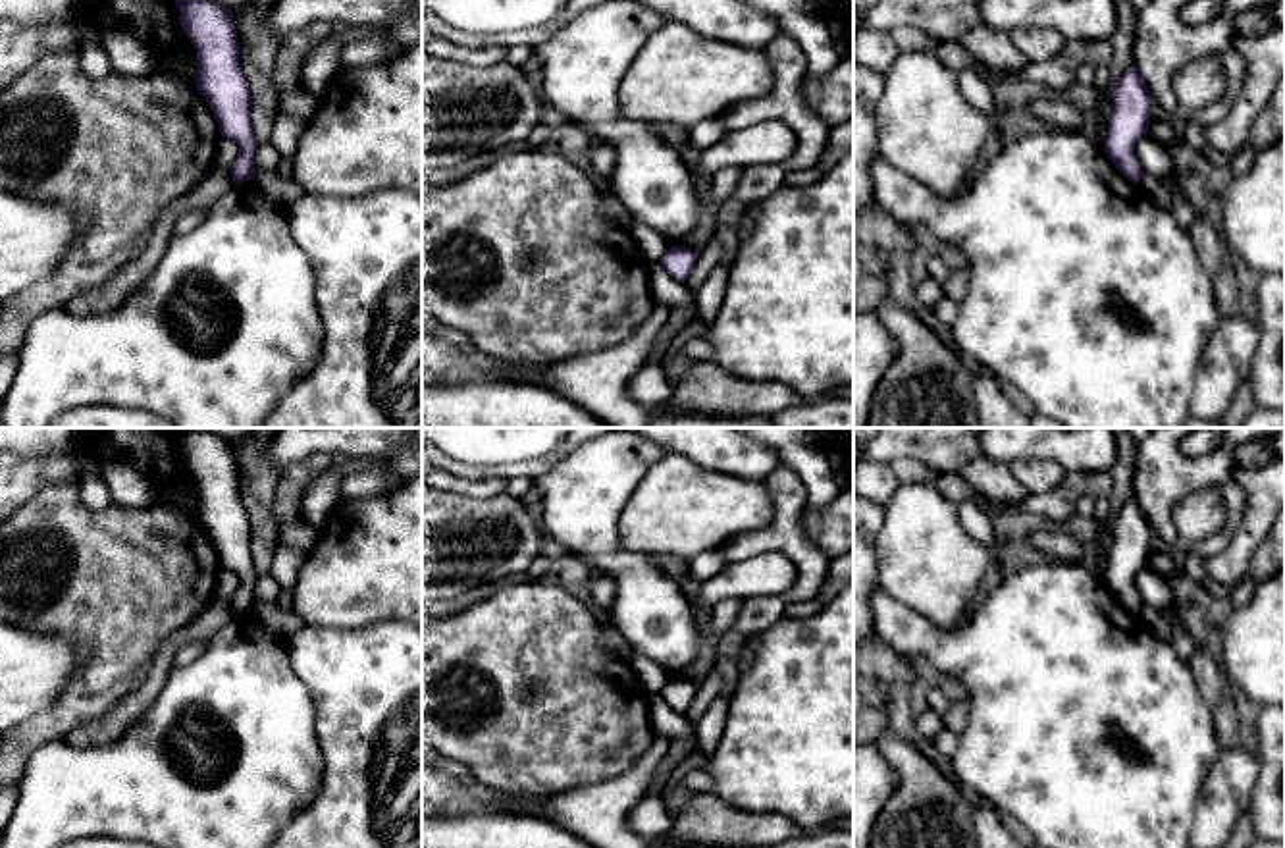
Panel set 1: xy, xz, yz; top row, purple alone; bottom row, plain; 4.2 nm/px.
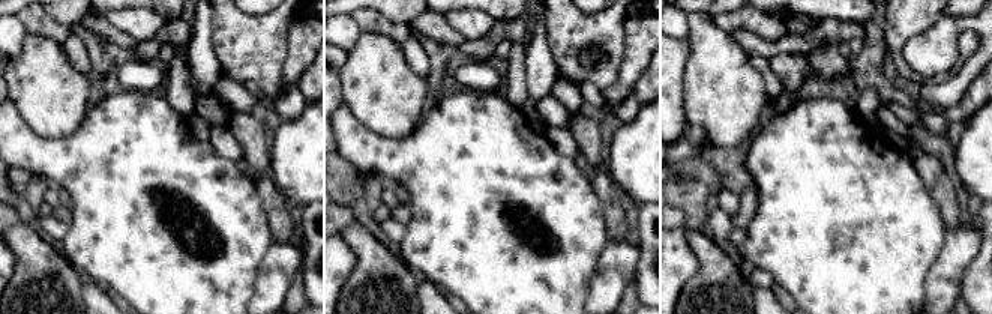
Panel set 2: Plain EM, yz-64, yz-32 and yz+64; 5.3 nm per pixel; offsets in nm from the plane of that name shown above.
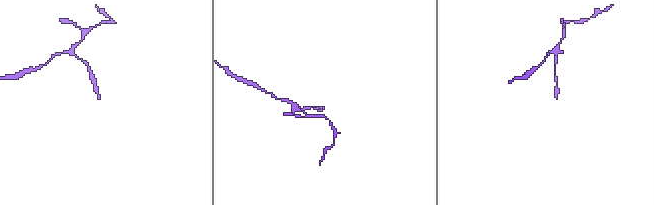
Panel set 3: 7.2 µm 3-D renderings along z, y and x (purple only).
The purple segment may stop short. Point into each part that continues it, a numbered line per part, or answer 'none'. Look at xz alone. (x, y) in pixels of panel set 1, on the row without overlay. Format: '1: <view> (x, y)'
none

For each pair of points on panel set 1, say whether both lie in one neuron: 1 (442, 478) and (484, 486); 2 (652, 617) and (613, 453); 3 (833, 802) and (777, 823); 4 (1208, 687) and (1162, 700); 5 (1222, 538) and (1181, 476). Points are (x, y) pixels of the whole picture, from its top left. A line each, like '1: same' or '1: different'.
1: same
2: same
3: different
4: different
5: same

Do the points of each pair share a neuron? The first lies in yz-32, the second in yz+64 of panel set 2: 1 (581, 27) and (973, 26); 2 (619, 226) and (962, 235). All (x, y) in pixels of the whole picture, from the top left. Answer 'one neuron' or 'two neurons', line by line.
1: two neurons
2: two neurons

